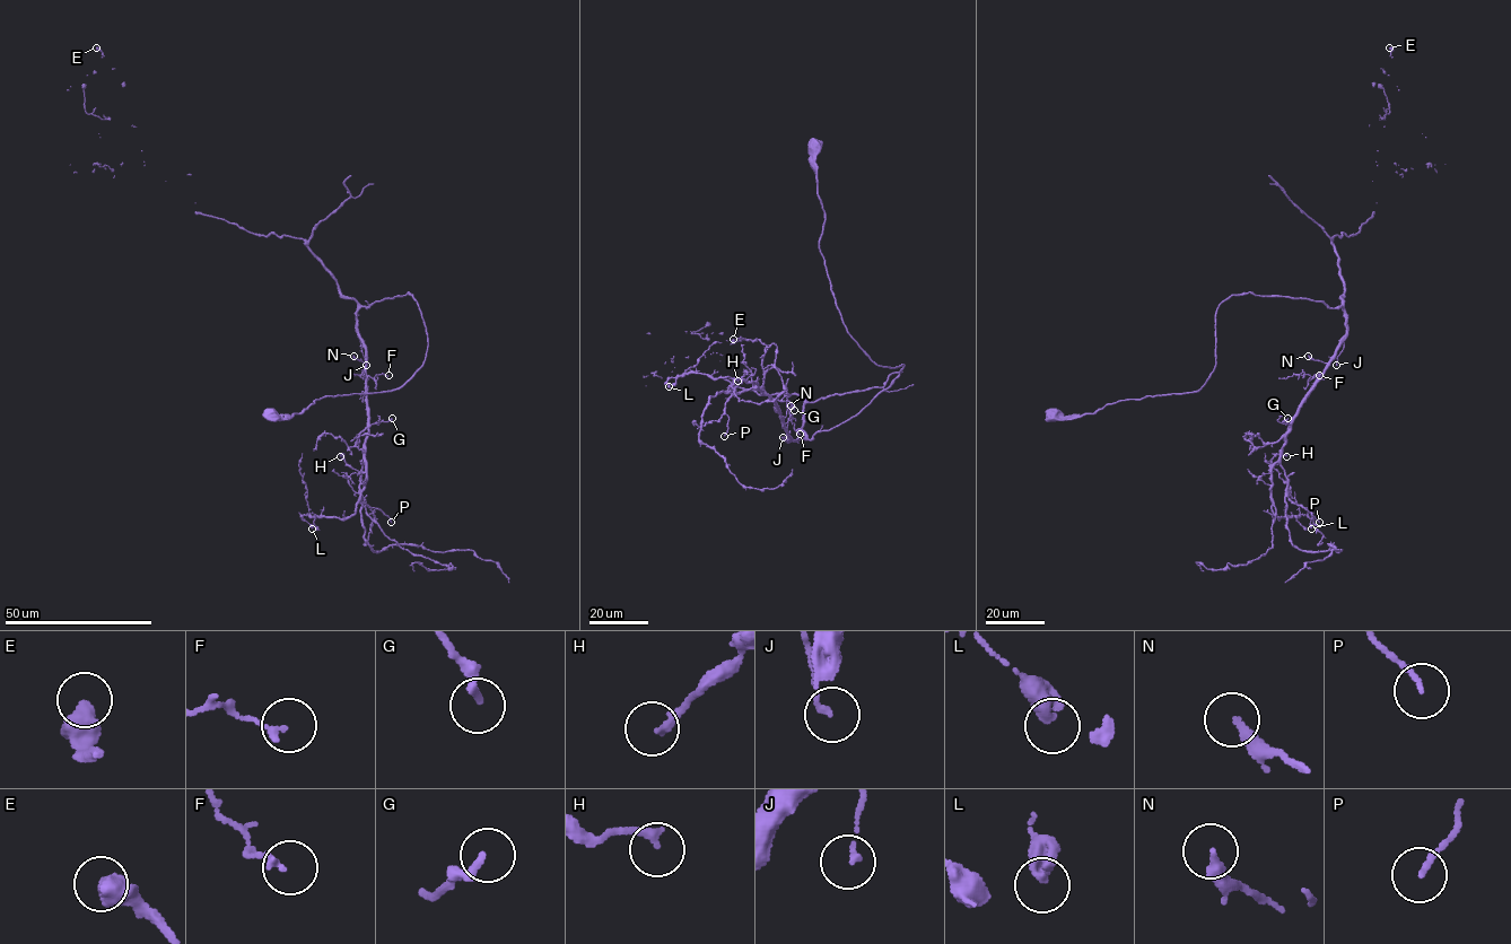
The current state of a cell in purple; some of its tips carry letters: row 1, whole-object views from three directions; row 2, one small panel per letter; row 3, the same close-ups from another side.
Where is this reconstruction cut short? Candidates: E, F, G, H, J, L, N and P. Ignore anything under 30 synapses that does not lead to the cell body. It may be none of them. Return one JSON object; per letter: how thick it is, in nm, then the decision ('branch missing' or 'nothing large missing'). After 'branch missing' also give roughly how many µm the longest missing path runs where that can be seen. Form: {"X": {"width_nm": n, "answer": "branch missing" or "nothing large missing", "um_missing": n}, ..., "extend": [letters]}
{"E": {"width_nm": 550, "answer": "nothing large missing"}, "F": {"width_nm": 160, "answer": "nothing large missing"}, "G": {"width_nm": 220, "answer": "nothing large missing"}, "H": {"width_nm": 240, "answer": "nothing large missing"}, "J": {"width_nm": 160, "answer": "nothing large missing"}, "L": {"width_nm": 380, "answer": "nothing large missing"}, "N": {"width_nm": 280, "answer": "nothing large missing"}, "P": {"width_nm": 150, "answer": "nothing large missing"}, "extend": []}

